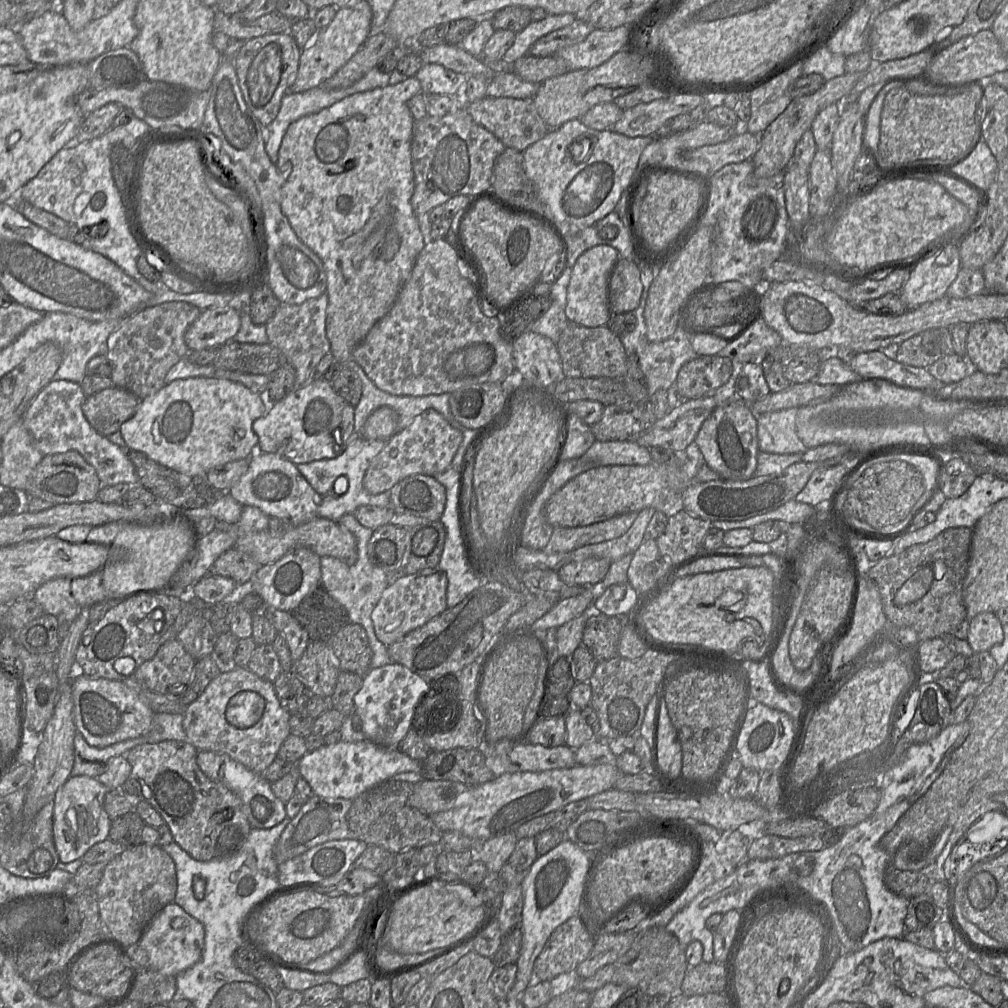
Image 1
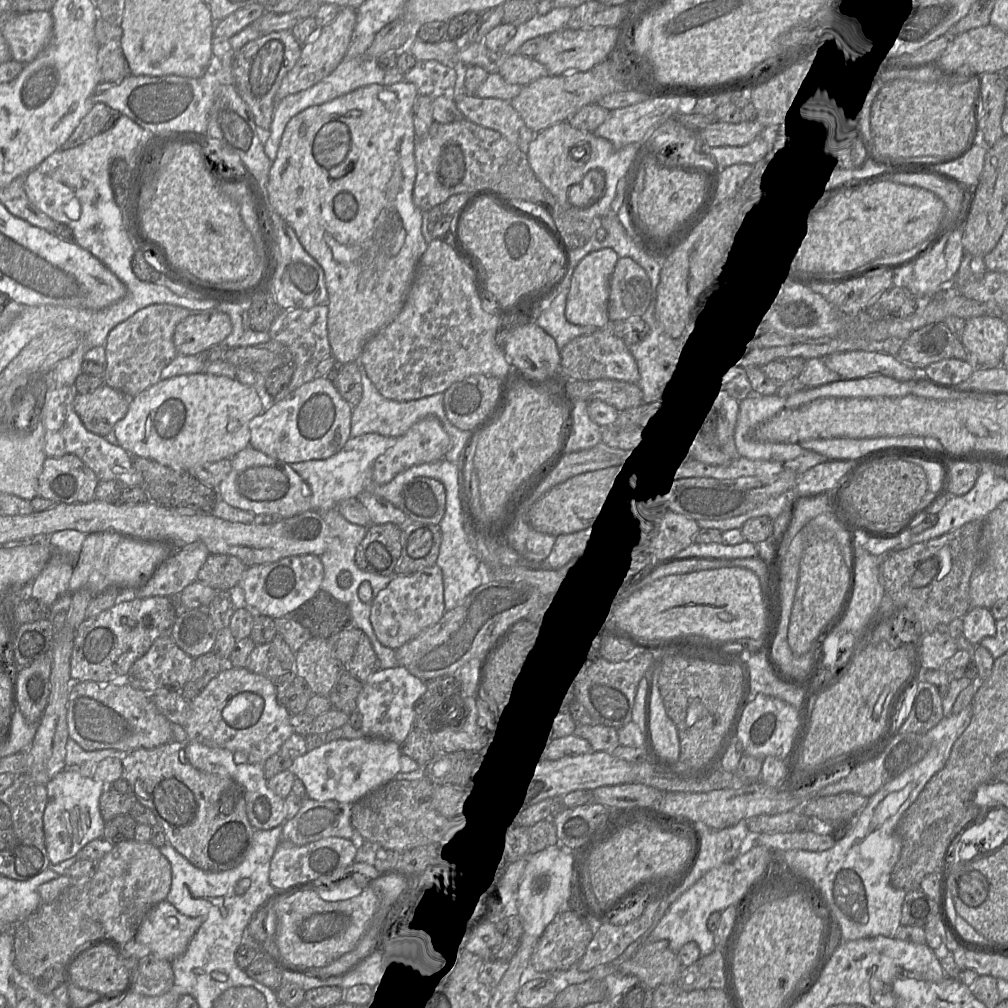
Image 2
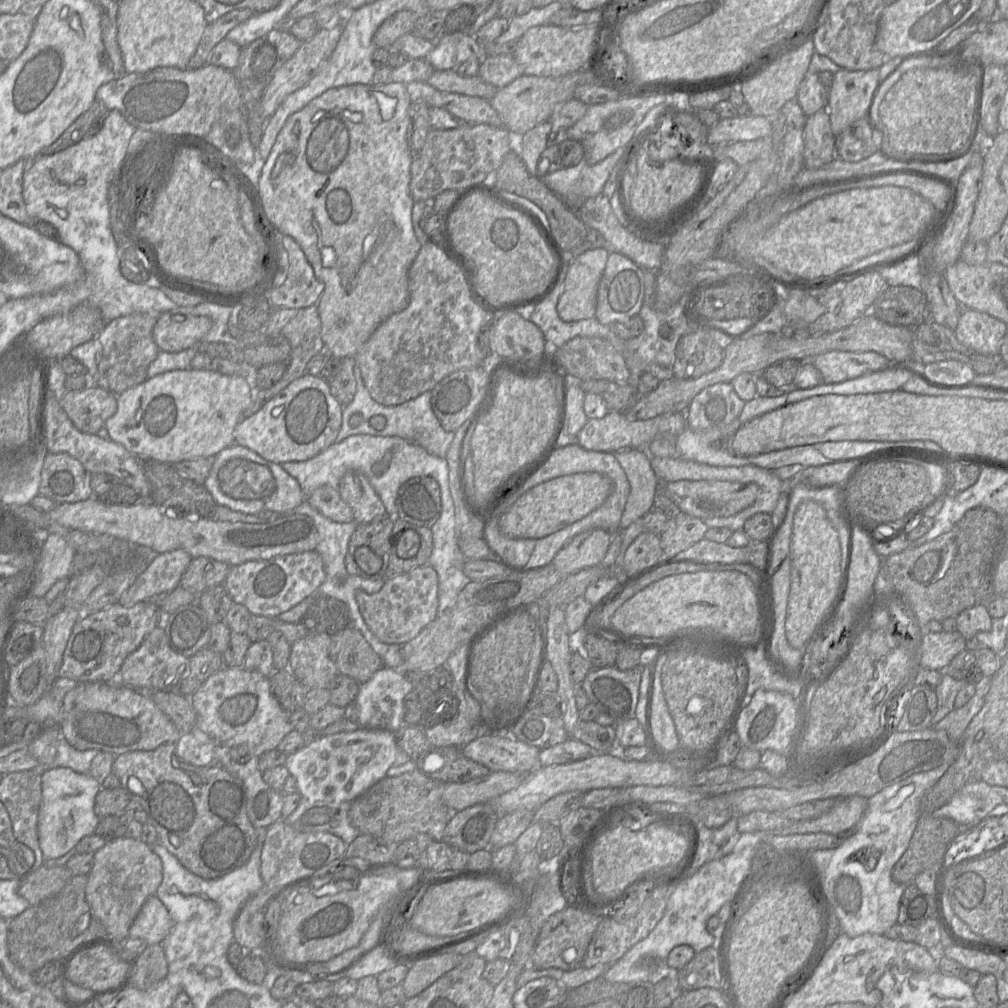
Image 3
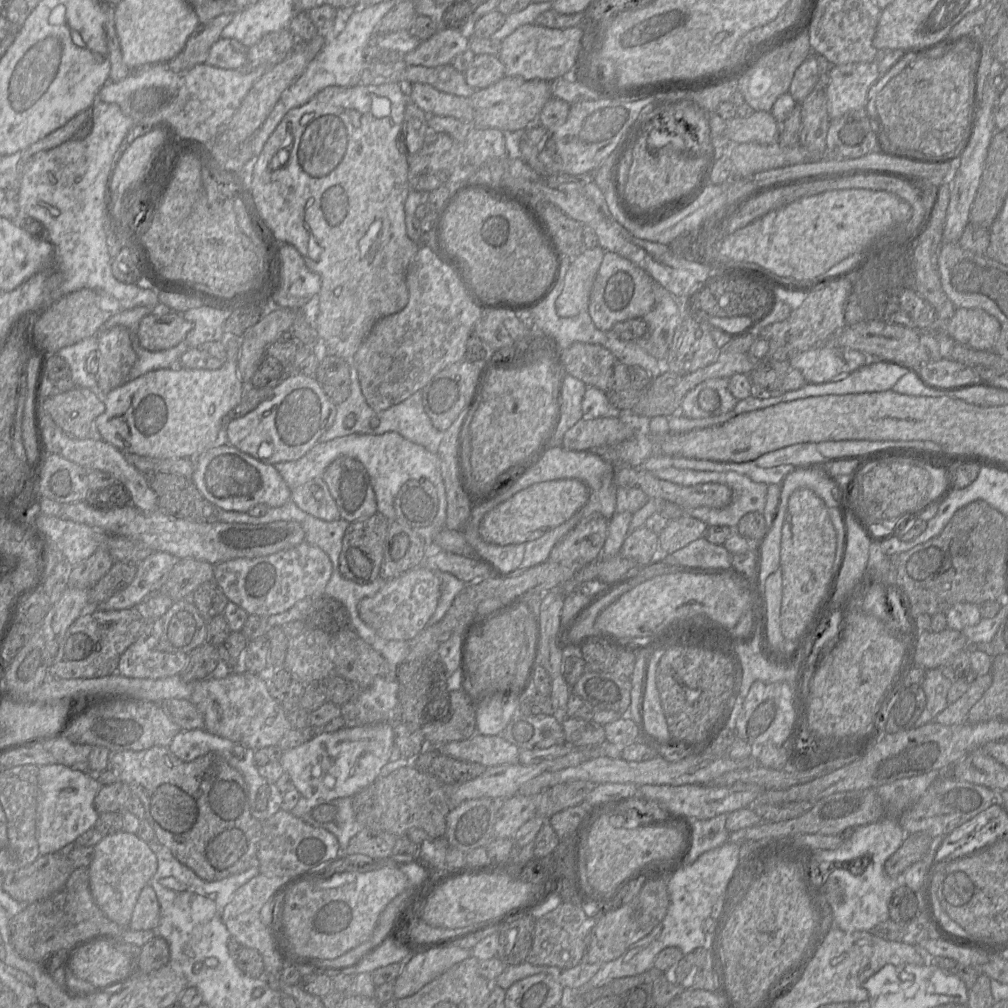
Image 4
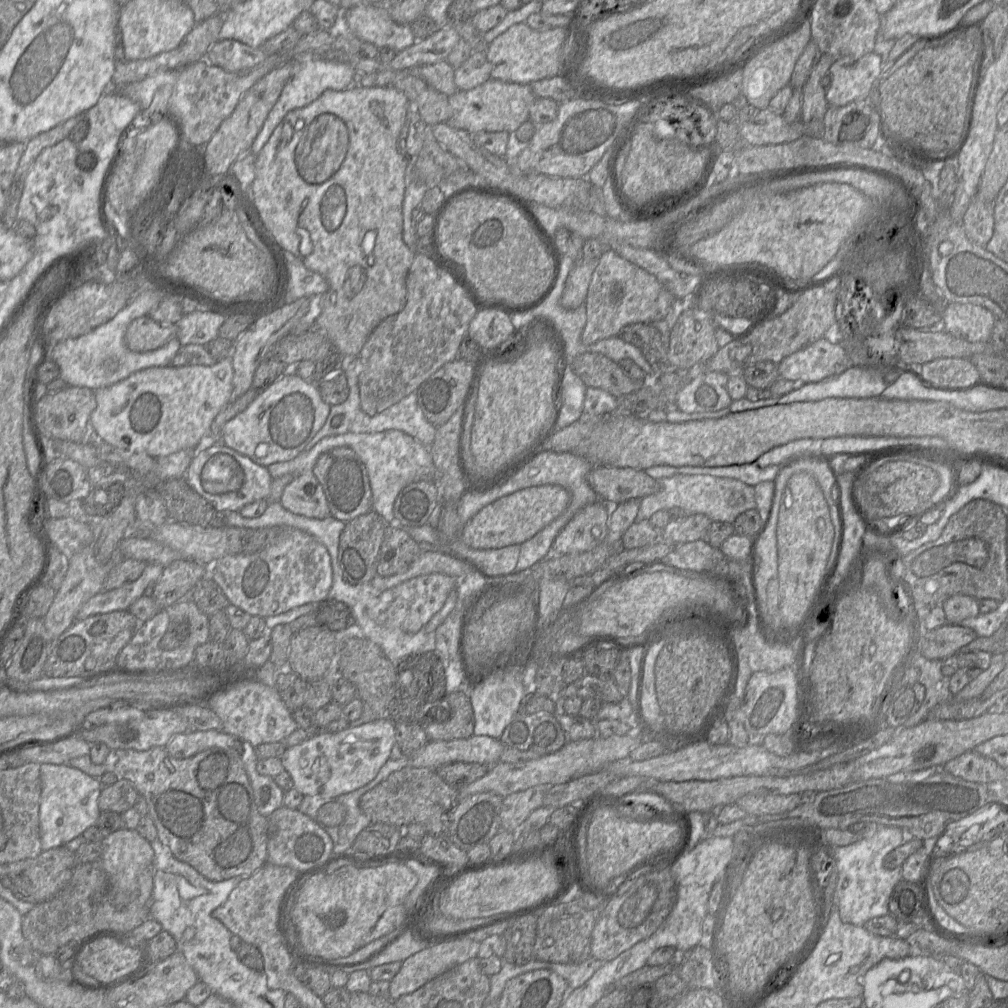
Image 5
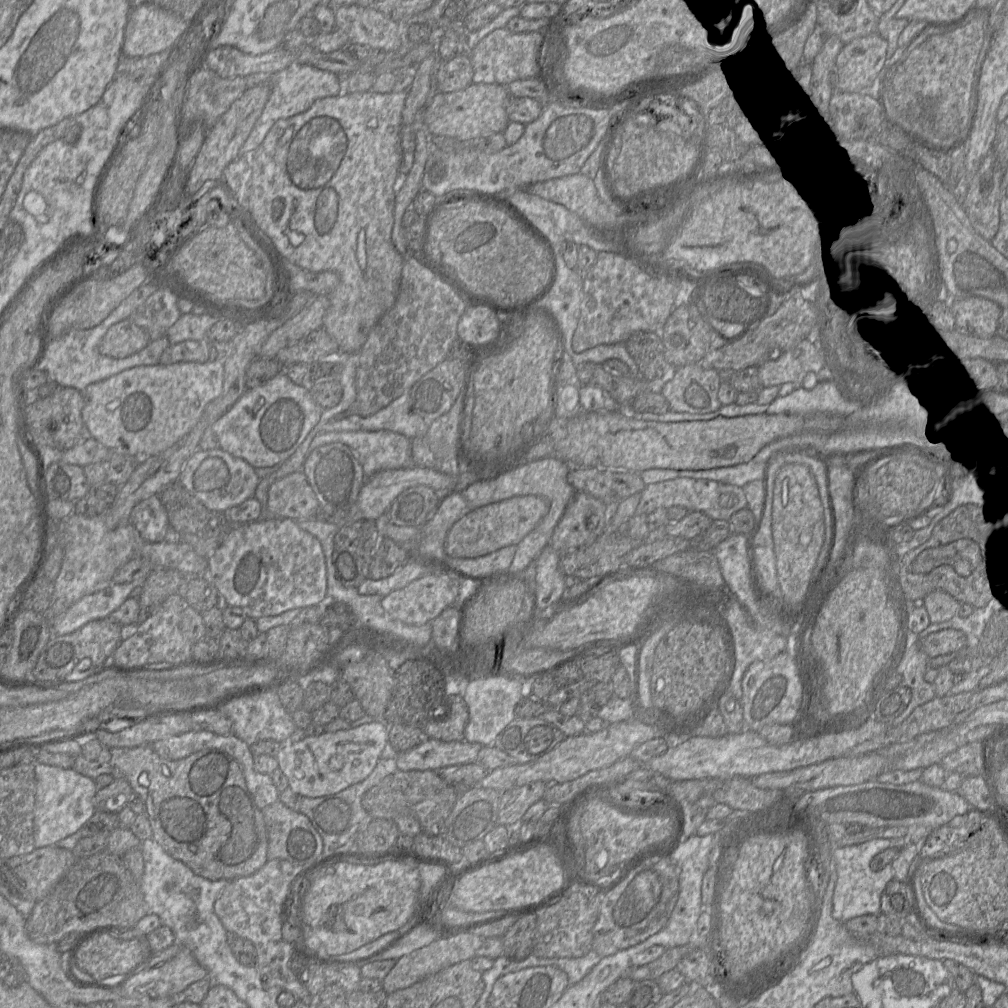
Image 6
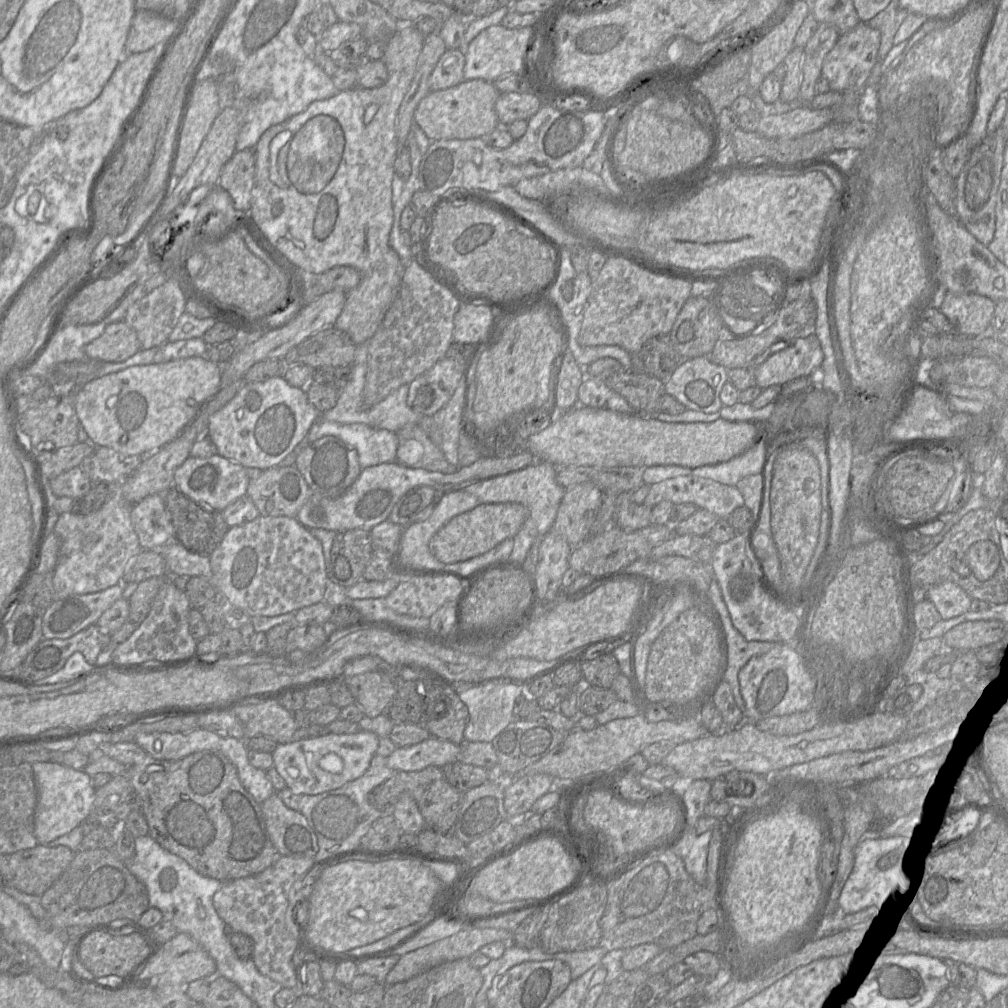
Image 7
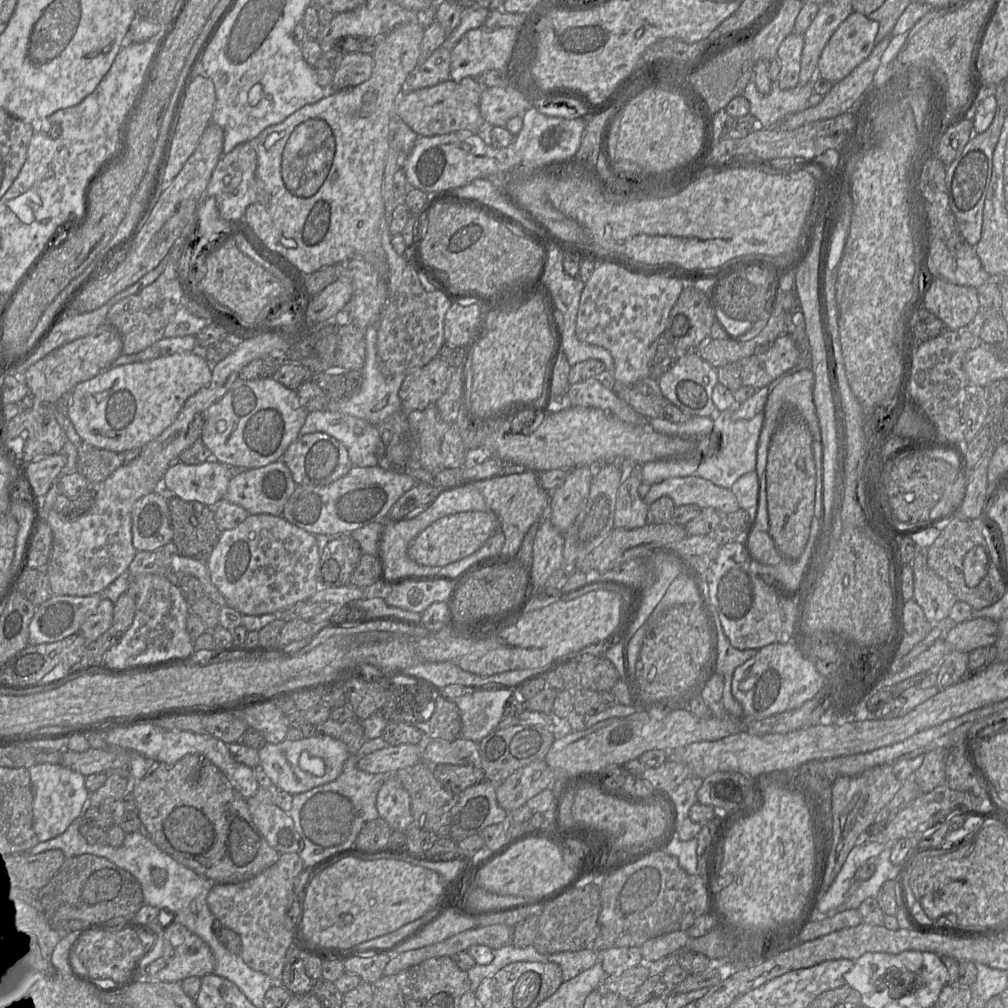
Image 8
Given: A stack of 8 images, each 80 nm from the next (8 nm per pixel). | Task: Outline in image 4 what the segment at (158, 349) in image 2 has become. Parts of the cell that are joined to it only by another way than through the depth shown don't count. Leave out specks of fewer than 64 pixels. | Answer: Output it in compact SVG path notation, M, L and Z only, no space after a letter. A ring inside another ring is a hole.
M115 326L102 331L96 359L96 379L103 393L129 382L128 375L137 361L129 330L123 326Z

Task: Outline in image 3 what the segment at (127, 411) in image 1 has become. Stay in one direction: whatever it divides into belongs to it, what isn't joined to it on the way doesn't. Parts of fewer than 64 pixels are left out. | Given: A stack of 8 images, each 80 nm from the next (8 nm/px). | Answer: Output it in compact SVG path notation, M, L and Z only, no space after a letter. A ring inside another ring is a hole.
M95 384L56 396L75 427L86 434L97 434L118 409L117 396Z

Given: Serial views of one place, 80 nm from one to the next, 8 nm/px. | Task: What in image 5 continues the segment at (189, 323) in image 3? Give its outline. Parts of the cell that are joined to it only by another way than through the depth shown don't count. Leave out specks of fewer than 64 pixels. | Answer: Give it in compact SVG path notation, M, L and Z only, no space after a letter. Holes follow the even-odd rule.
M148 316L134 319L125 332L125 343L133 352L148 352L176 338L177 325L159 323Z

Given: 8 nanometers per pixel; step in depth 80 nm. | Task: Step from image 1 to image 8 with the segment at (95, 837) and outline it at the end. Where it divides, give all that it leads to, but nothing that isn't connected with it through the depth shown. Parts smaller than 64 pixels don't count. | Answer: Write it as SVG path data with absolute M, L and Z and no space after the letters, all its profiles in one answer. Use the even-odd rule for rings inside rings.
M34 764L28 770L33 791L33 829L39 842L45 842L64 833L74 820L84 814L90 793L85 787L85 776L61 764Z

